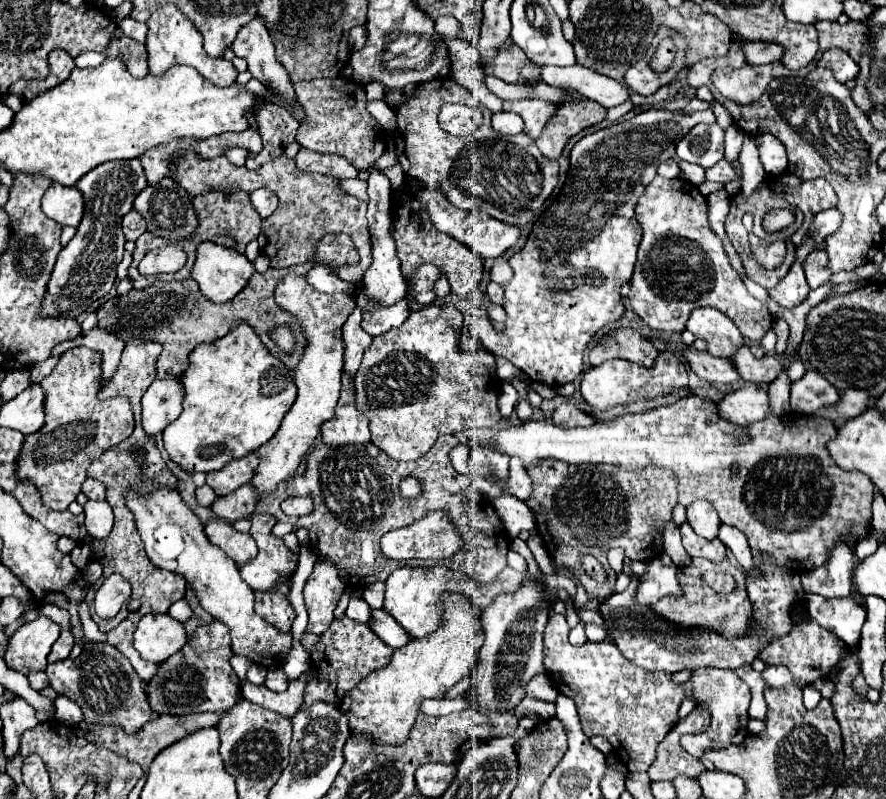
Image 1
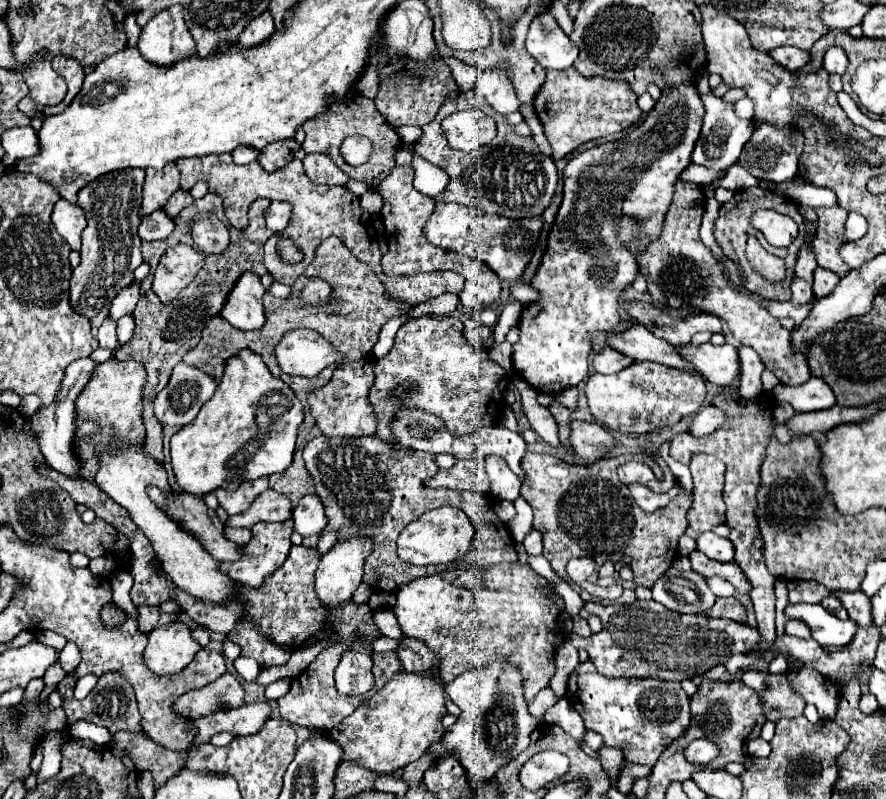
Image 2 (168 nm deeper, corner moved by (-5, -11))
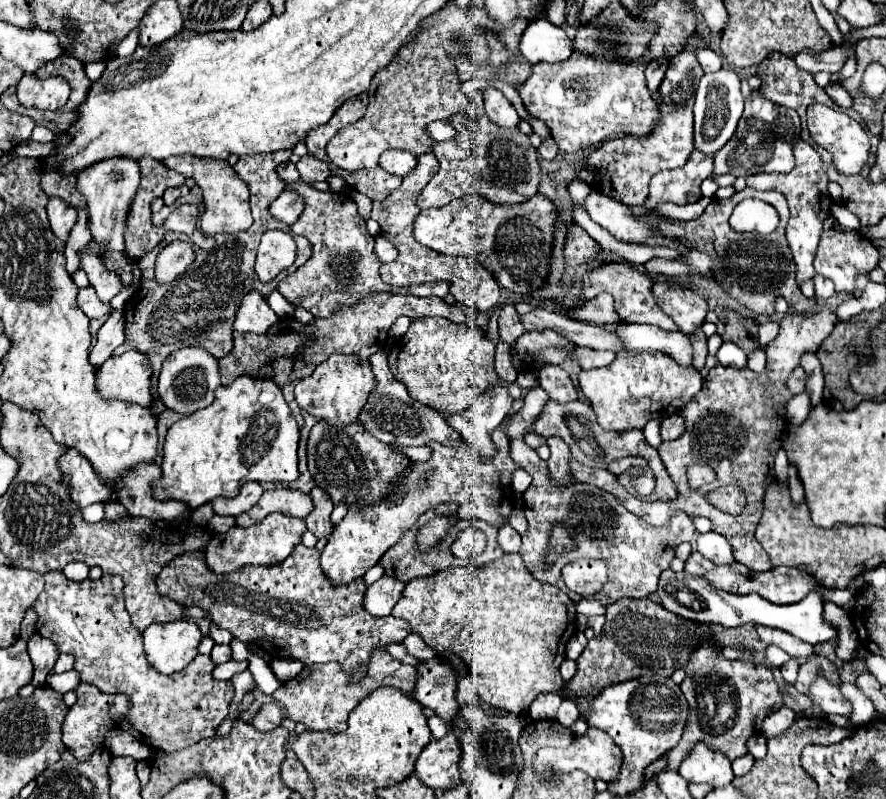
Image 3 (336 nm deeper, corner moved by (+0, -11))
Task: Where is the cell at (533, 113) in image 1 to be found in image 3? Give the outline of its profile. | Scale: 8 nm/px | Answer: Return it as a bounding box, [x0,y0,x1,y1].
[537,138,557,160]

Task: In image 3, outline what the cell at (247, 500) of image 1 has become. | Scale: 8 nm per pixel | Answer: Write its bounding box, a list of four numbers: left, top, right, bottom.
[237,488,313,526]

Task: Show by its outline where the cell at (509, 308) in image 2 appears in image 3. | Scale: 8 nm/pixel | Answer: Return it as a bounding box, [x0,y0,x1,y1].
[389,318,499,414]

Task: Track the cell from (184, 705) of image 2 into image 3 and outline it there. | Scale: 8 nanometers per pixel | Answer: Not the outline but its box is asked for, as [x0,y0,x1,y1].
[212,660,249,680]

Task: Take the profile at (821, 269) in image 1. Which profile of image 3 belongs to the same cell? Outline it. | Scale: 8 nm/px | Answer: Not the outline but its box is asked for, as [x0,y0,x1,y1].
[815,274,835,298]

